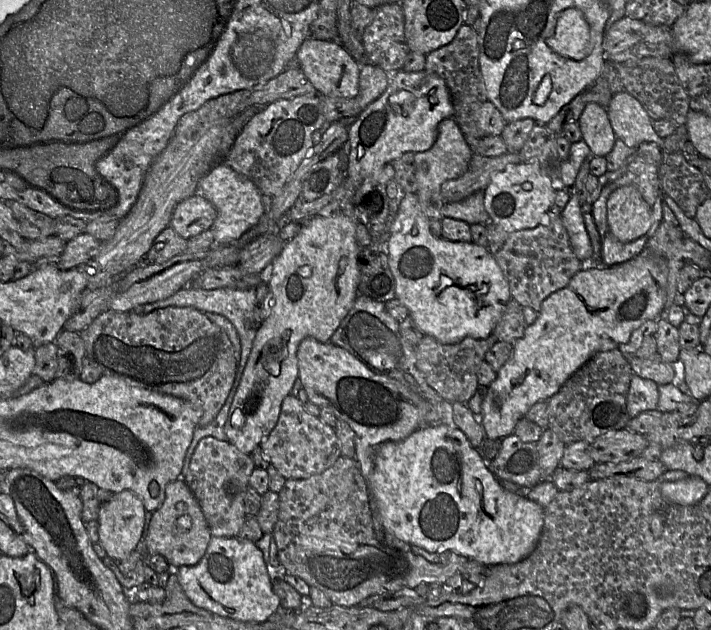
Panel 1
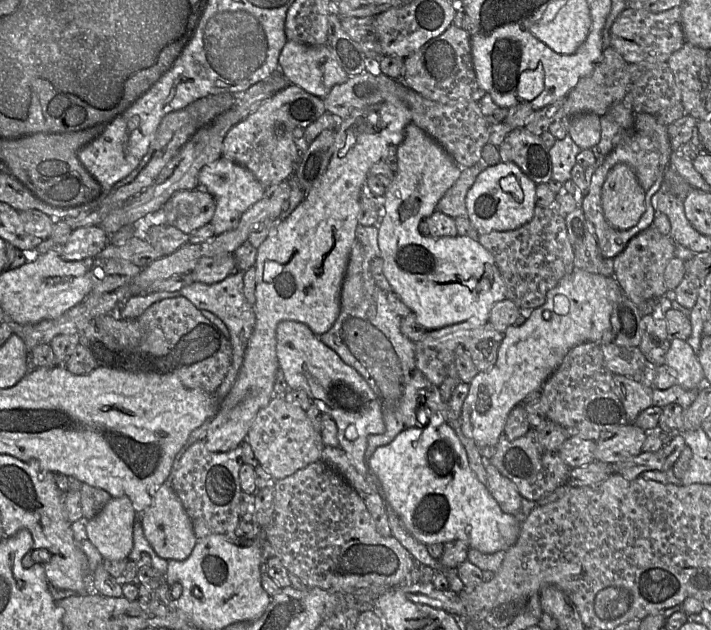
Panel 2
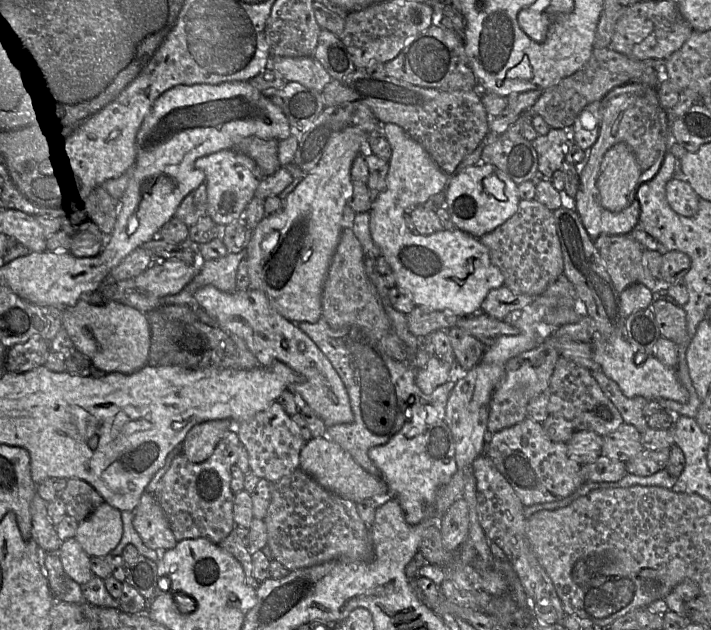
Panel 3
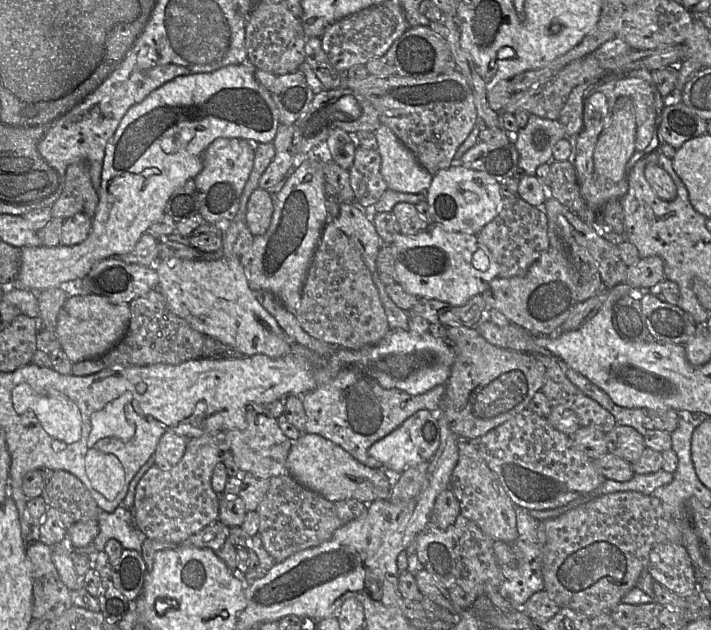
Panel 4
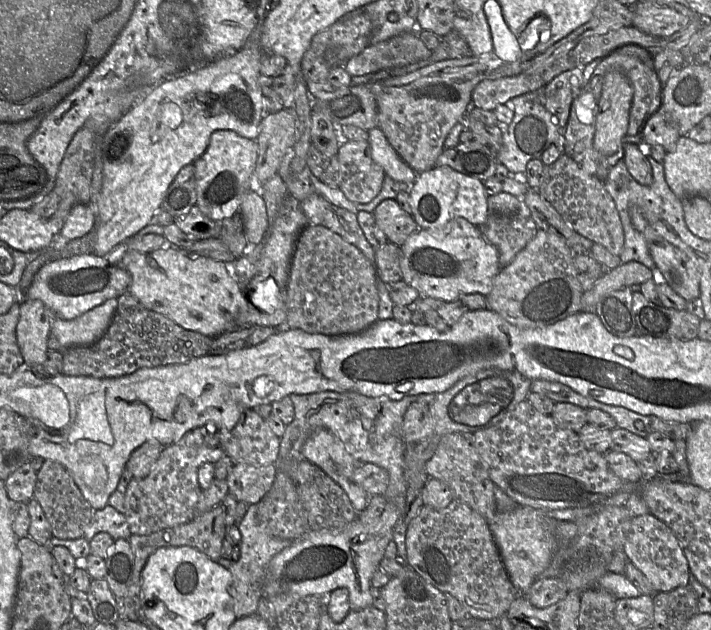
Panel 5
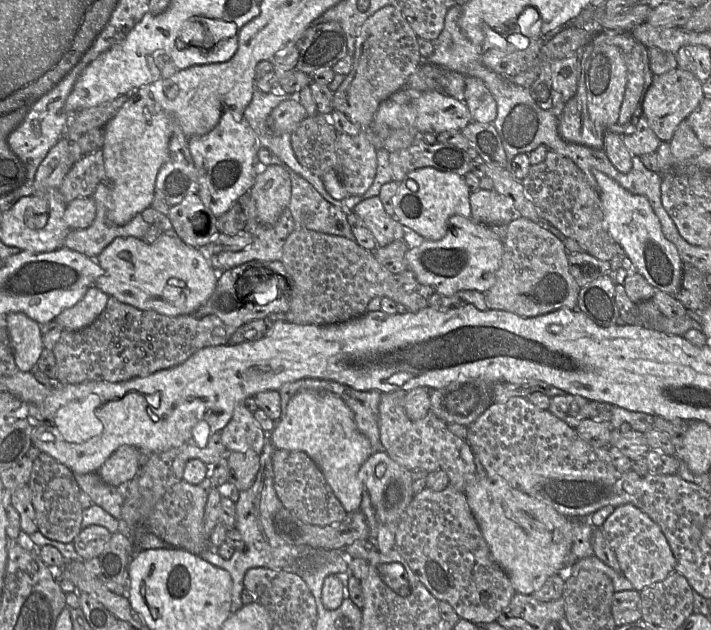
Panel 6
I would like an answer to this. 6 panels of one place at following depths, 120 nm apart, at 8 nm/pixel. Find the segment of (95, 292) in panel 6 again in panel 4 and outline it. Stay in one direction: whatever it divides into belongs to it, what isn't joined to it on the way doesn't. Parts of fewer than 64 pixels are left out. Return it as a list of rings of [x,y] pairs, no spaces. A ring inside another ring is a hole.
[[[95,294],[70,296],[59,310],[55,334],[61,349],[76,363],[108,352],[124,336],[129,319],[130,307],[127,303],[114,304]]]

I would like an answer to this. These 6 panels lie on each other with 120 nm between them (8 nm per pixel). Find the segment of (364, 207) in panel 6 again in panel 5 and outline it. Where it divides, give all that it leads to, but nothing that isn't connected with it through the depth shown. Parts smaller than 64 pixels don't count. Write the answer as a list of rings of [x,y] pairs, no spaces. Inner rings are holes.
[[[385,199],[373,211],[376,223],[388,242],[401,246],[419,229],[412,215],[404,211],[395,199]]]

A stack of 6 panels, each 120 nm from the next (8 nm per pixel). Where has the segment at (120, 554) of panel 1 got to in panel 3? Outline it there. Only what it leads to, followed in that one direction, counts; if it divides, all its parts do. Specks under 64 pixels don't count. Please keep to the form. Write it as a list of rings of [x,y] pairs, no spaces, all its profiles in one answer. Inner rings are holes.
[[[104,502],[79,523],[74,538],[90,557],[103,557],[117,547],[122,535],[121,511]]]

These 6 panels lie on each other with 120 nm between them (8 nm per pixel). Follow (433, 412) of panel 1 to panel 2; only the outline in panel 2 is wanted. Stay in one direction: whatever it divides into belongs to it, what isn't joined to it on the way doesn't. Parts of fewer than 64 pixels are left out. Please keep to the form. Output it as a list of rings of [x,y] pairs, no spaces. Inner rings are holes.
[[[285,320],[278,324],[276,353],[288,387],[304,391],[314,406],[331,416],[337,426],[339,447],[358,473],[368,477],[370,468],[365,460],[368,437],[385,431],[380,401],[368,383],[301,322]]]

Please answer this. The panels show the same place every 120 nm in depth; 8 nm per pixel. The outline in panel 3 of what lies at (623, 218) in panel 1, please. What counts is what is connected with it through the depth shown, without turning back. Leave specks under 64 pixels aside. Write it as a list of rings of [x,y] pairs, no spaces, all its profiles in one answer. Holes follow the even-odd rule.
[[[627,144],[613,145],[603,157],[597,180],[601,205],[612,212],[627,208],[636,199],[641,172]]]

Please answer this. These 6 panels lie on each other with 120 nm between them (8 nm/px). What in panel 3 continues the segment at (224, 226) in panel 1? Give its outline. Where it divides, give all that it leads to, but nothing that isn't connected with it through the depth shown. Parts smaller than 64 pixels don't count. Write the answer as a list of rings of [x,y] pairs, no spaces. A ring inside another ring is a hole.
[[[233,149],[200,157],[196,160],[195,166],[205,174],[207,216],[218,226],[227,226],[241,217],[264,178],[260,167],[253,159]]]

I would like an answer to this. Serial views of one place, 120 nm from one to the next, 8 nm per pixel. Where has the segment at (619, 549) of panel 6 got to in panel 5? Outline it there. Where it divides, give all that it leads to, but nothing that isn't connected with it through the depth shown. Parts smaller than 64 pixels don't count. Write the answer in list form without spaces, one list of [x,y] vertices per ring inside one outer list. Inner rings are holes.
[[[652,514],[632,518],[624,553],[628,561],[647,578],[656,592],[667,592],[689,584],[688,562],[676,536],[664,522]]]

